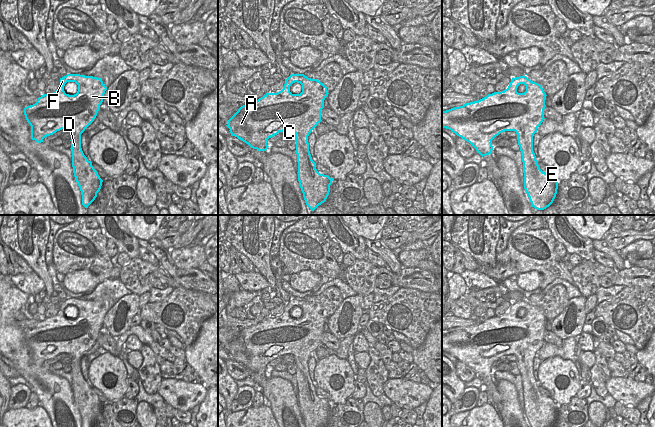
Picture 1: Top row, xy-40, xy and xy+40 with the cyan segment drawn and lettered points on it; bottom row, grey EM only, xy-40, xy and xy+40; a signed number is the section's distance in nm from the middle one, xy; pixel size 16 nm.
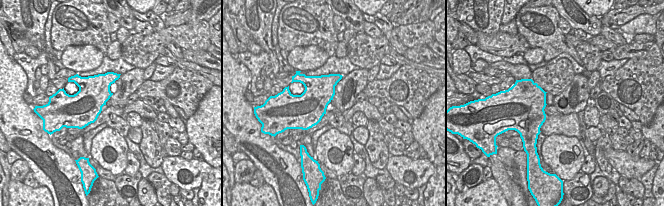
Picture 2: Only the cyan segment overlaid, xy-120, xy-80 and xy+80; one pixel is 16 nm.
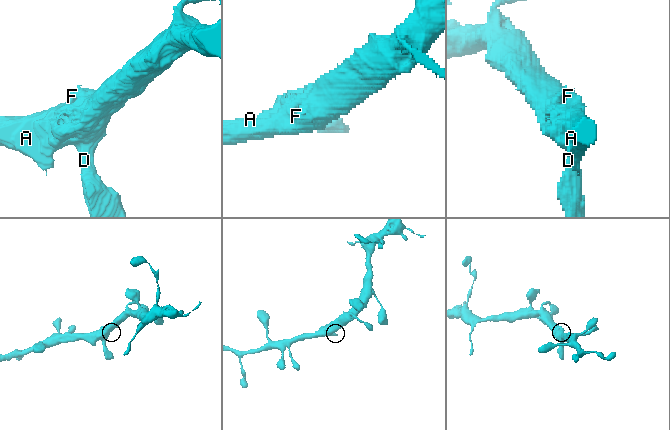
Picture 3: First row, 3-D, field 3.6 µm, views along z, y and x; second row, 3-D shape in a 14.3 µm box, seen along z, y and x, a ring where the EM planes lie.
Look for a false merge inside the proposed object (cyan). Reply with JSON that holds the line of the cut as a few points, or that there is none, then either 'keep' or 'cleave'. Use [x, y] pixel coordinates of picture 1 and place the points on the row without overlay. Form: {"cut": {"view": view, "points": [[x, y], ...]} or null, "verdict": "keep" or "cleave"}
{"cut": null, "verdict": "keep"}

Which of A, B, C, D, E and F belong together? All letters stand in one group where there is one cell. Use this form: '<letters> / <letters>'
A B C D E F

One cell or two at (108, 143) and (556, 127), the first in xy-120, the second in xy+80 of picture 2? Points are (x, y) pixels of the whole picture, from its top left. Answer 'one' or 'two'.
two

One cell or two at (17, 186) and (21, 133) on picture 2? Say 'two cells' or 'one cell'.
two cells

